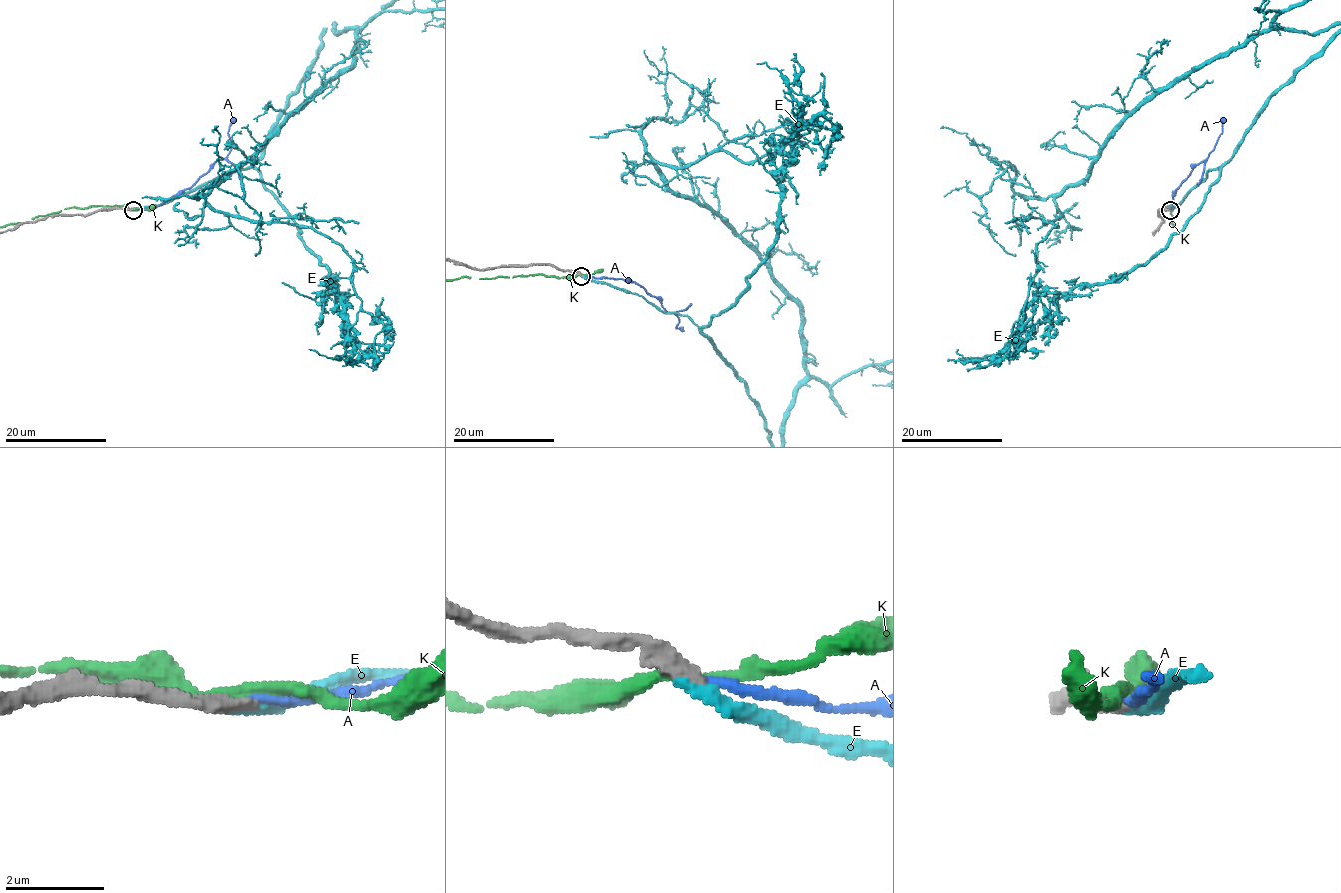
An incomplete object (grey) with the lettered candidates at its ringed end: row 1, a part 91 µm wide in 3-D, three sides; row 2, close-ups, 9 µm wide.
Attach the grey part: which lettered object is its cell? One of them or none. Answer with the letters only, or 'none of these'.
E

